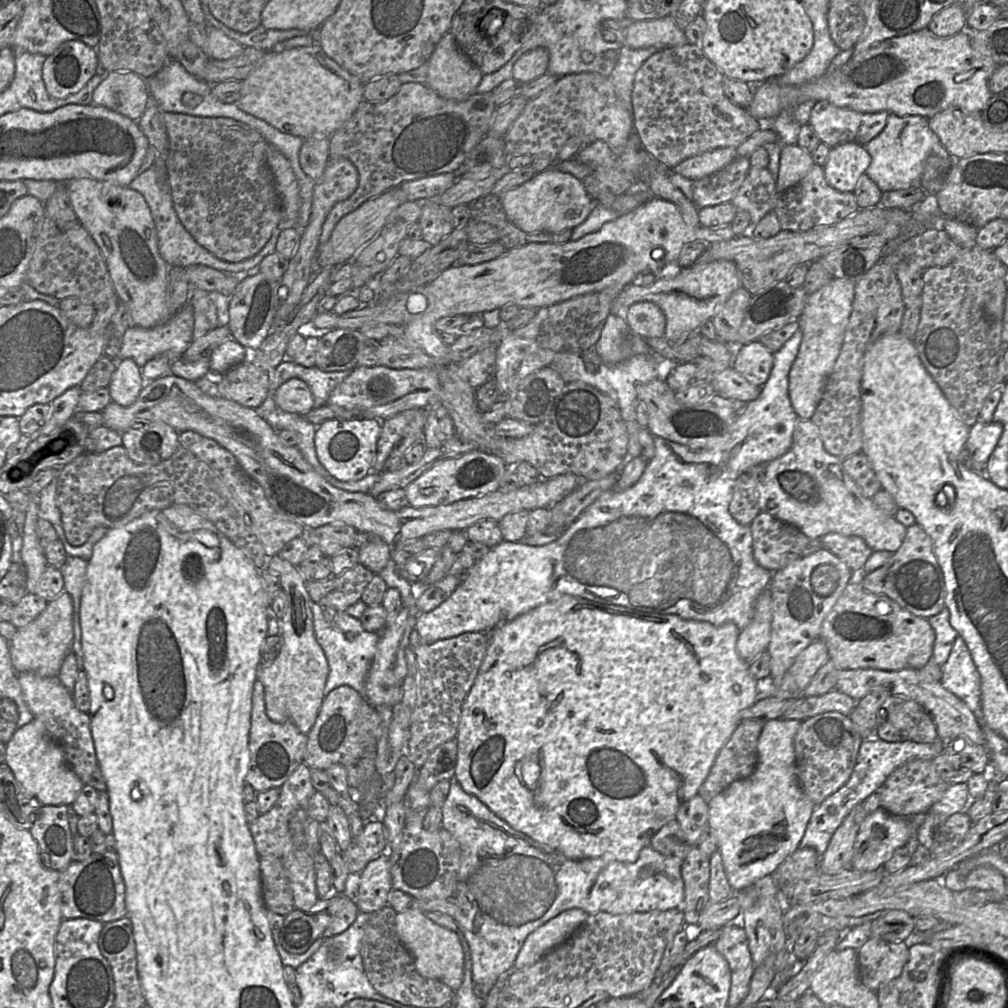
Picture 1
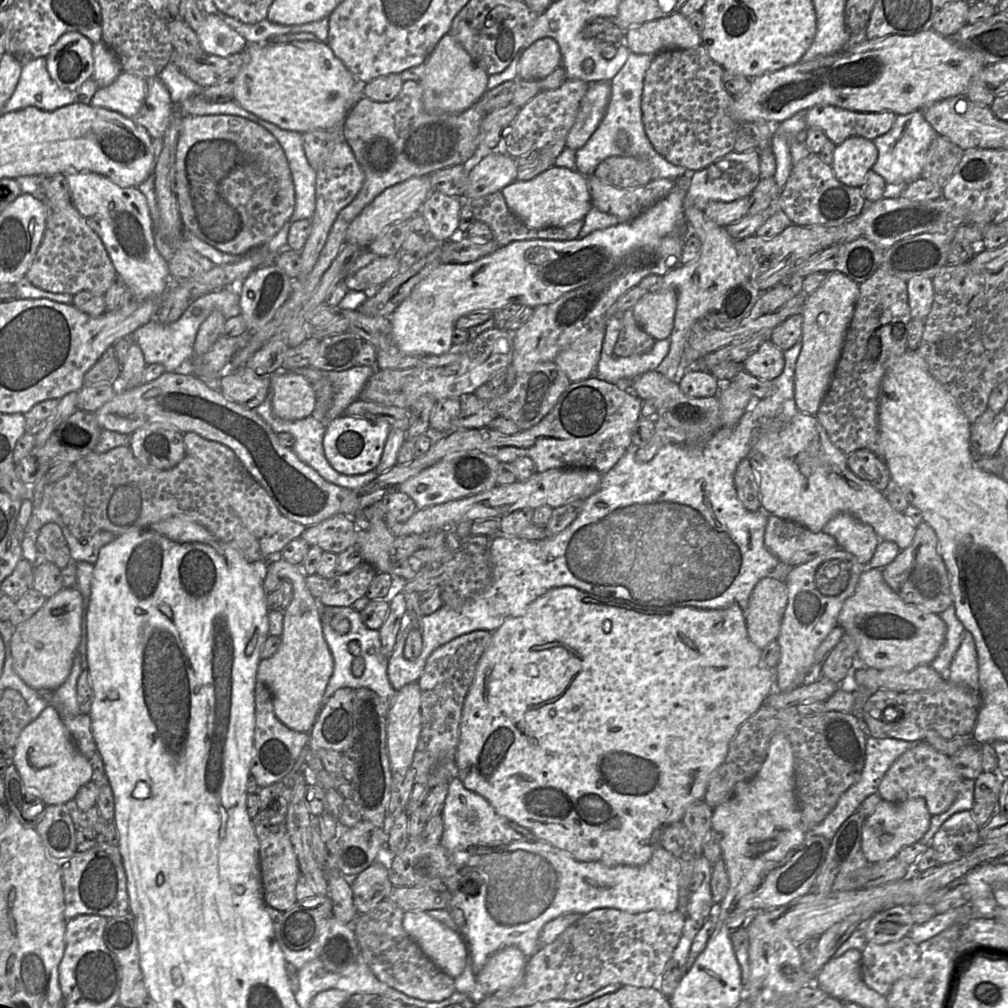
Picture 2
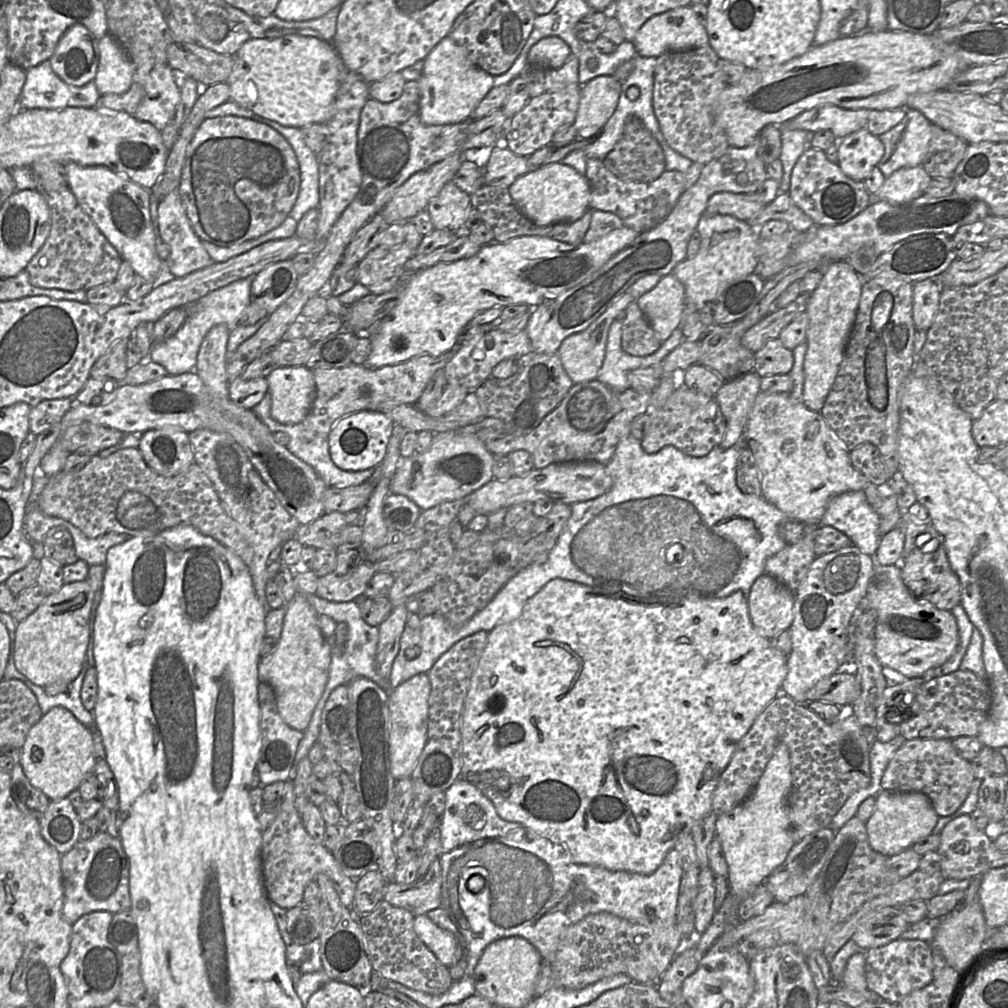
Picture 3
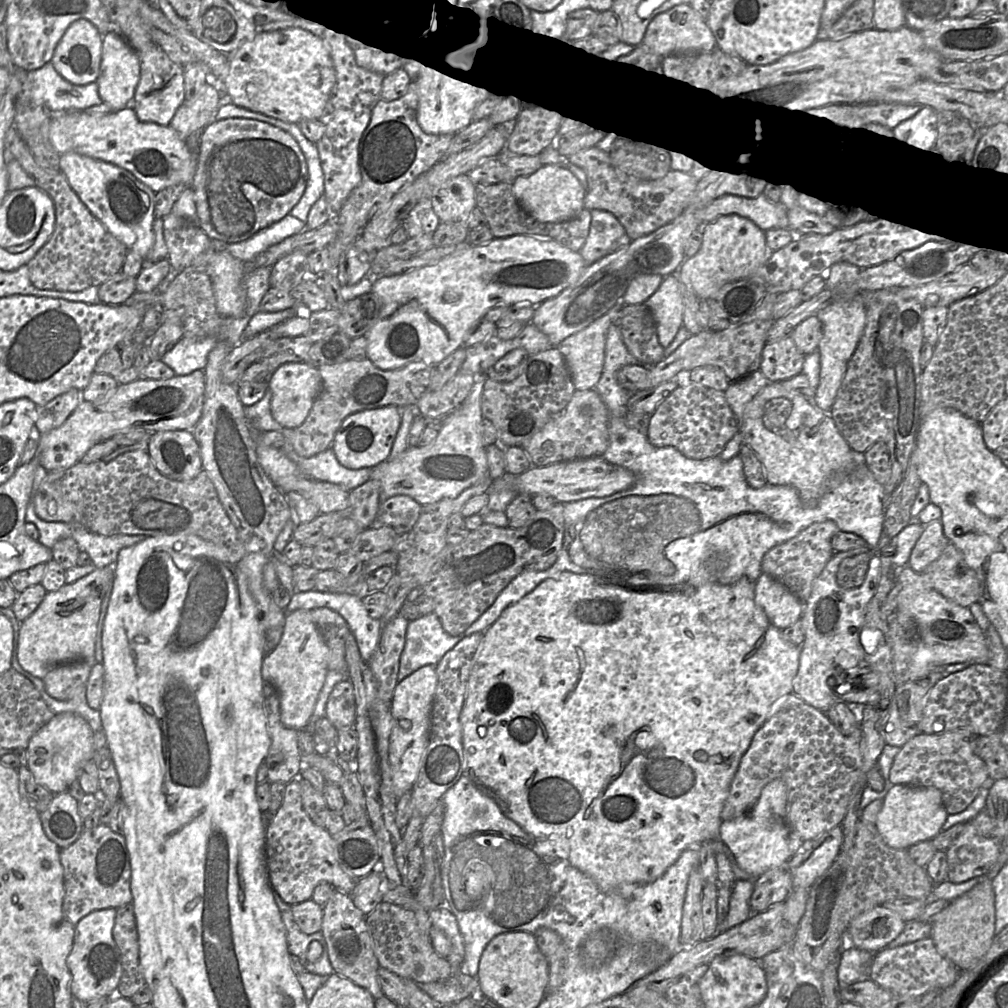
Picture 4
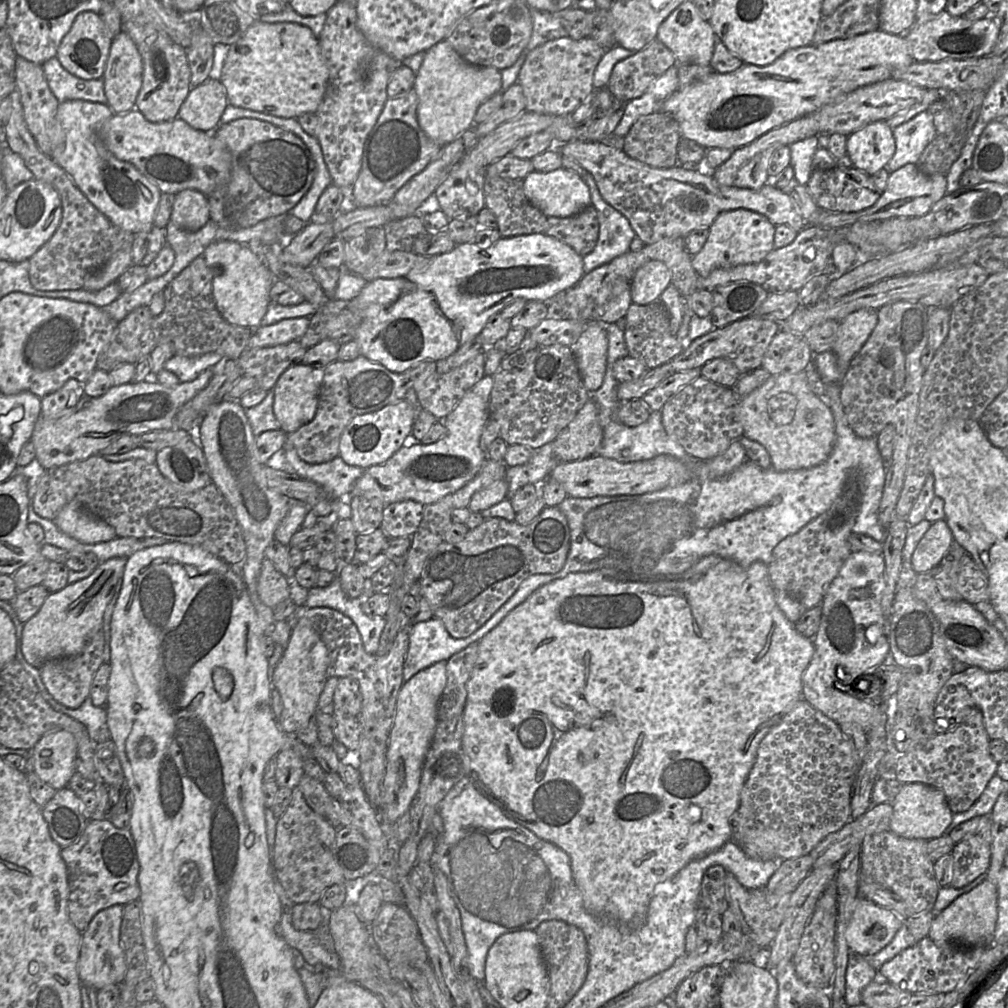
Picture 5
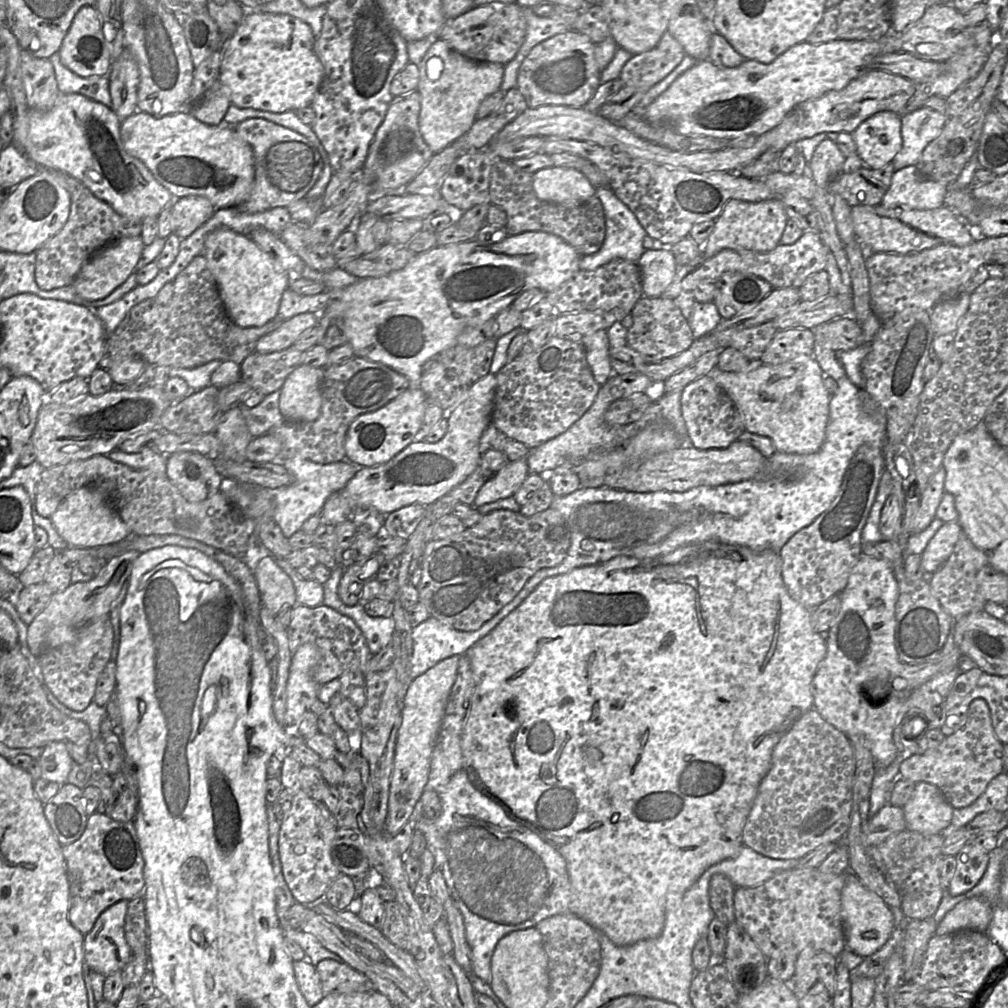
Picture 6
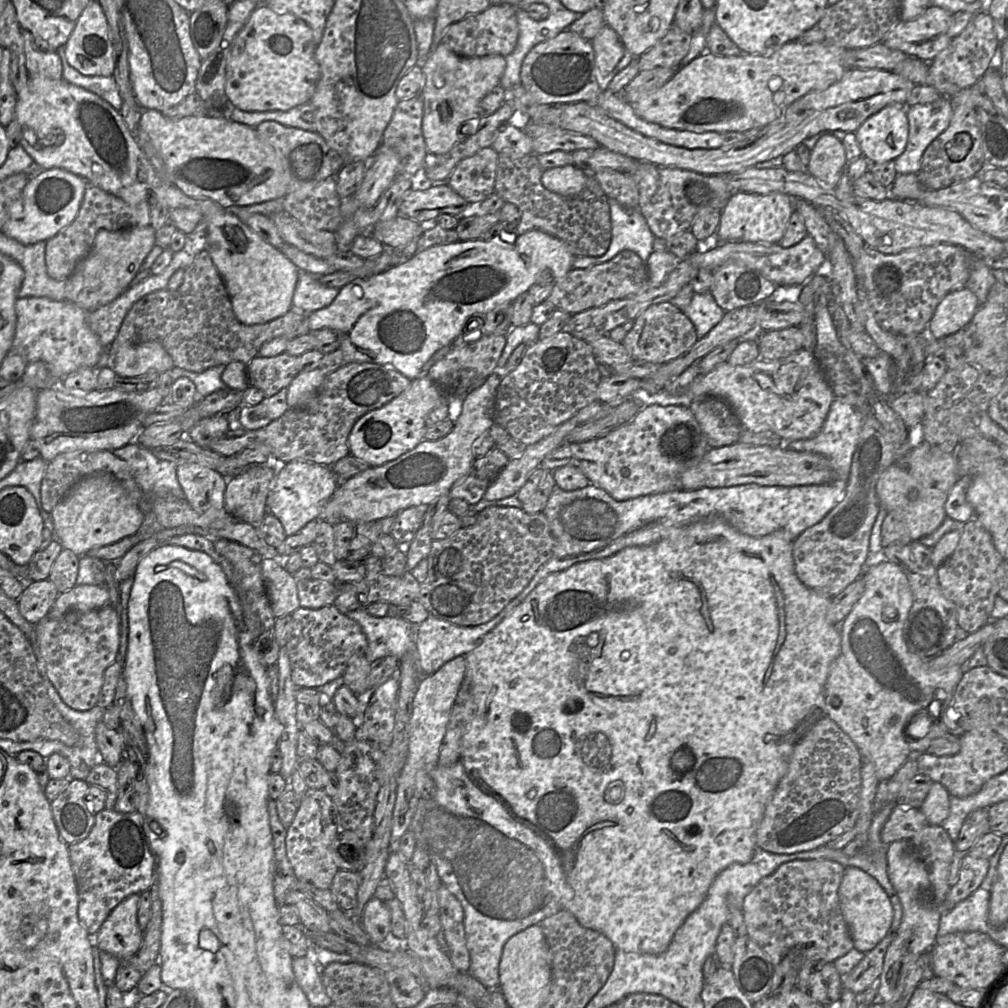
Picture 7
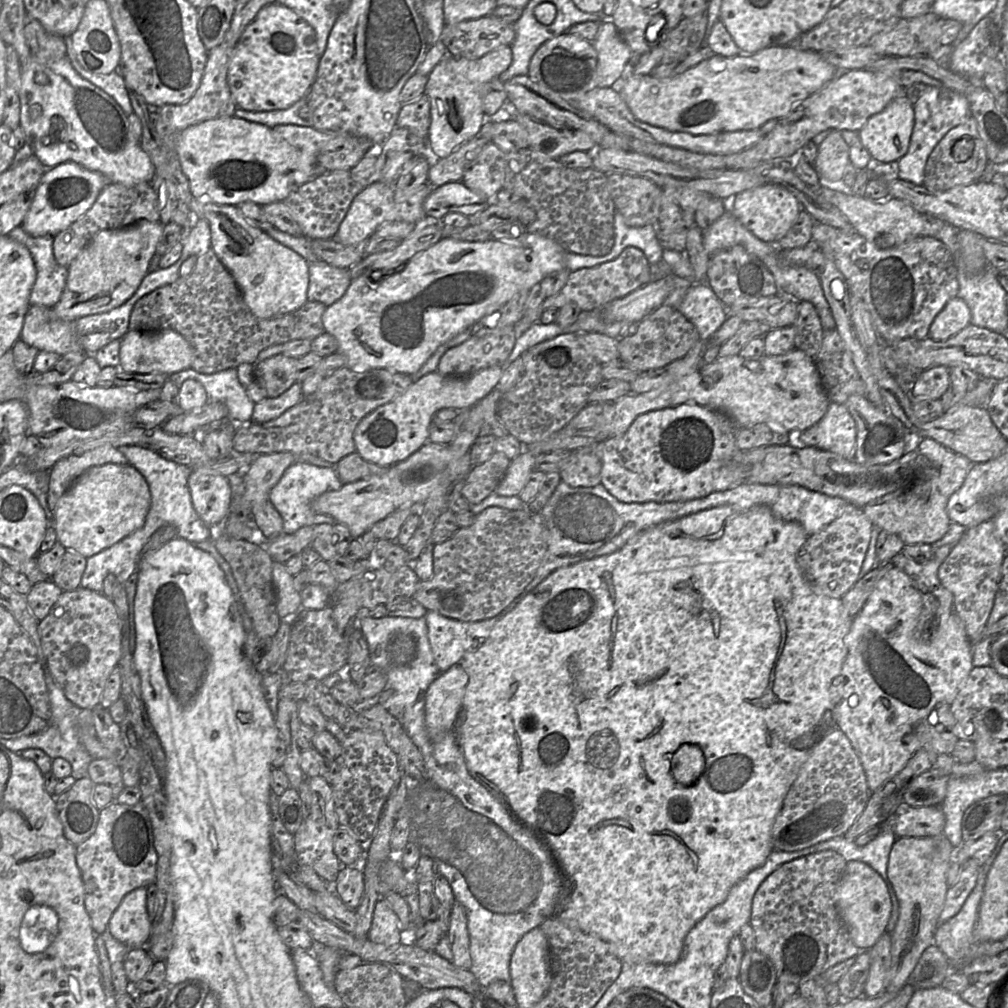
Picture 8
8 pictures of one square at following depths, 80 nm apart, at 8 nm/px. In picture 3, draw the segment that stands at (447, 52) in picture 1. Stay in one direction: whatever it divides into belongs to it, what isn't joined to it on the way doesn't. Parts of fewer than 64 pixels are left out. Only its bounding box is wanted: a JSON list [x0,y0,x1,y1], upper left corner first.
[418,35,494,125]

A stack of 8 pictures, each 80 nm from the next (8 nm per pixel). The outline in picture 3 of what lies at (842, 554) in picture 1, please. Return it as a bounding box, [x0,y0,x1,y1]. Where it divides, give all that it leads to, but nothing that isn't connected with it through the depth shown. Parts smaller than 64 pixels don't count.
[819,491,881,556]

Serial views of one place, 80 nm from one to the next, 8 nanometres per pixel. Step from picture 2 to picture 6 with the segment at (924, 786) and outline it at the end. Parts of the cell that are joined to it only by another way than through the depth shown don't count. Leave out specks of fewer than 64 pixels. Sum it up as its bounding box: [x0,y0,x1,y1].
[899,699,1005,809]

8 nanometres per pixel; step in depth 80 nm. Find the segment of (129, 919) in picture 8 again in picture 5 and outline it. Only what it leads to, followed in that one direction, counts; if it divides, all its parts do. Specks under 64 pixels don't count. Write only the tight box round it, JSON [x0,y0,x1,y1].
[77,905,127,991]

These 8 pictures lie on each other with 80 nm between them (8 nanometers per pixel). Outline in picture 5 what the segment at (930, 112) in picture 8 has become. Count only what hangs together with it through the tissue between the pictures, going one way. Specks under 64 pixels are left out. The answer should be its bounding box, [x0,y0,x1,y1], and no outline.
[886,110,936,173]

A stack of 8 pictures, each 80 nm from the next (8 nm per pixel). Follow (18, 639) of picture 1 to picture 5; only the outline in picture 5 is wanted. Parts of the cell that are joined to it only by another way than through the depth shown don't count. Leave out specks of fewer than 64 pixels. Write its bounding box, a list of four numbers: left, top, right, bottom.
[21,557,126,668]

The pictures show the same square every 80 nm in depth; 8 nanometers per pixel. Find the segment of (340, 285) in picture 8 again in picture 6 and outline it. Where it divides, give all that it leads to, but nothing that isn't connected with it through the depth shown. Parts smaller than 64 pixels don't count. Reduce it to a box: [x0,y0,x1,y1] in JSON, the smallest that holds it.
[277,289,335,321]

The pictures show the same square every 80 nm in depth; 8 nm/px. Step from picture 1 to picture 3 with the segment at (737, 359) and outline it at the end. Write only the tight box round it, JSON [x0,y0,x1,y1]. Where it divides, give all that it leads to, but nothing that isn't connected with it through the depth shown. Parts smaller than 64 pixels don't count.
[753,339,793,377]

